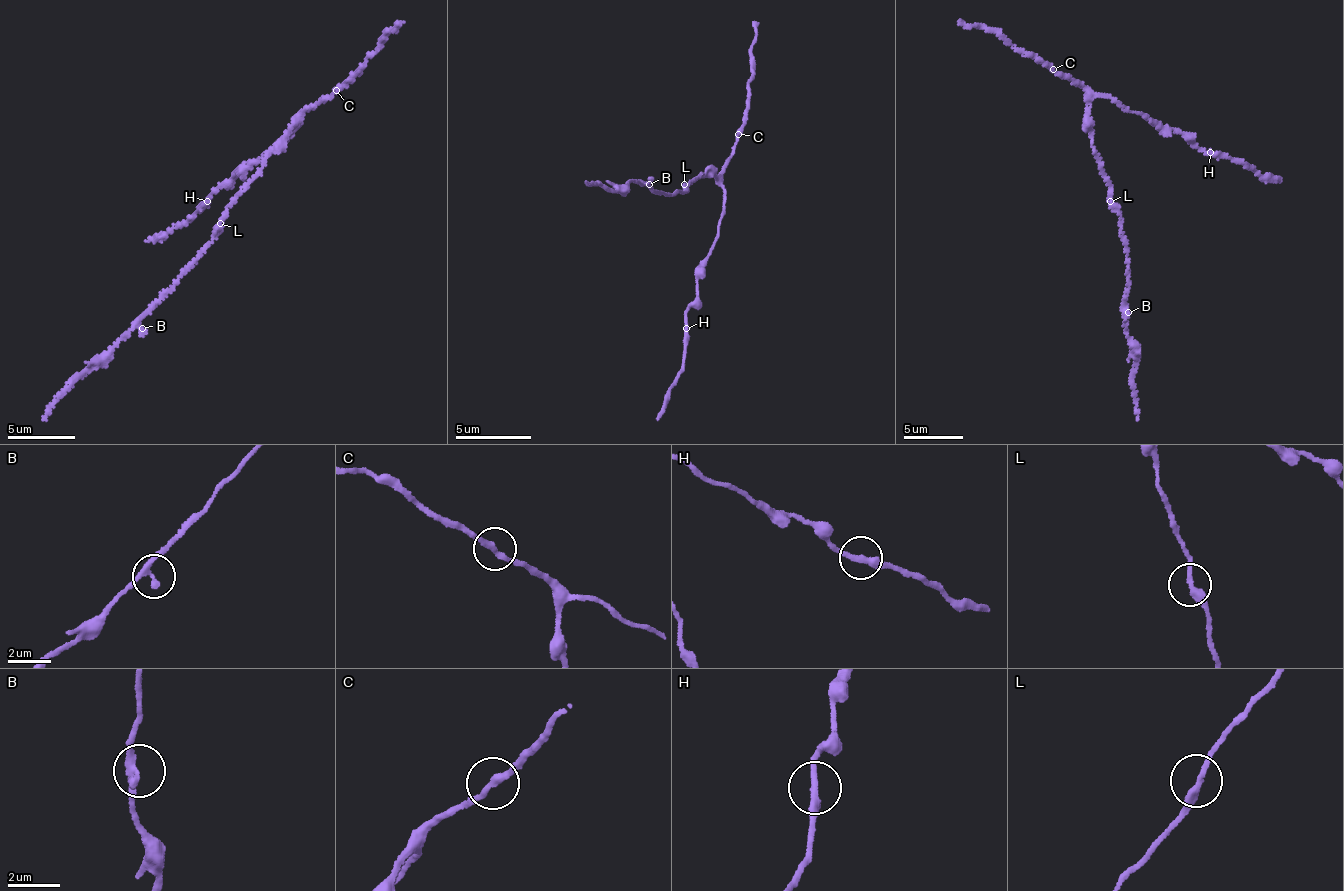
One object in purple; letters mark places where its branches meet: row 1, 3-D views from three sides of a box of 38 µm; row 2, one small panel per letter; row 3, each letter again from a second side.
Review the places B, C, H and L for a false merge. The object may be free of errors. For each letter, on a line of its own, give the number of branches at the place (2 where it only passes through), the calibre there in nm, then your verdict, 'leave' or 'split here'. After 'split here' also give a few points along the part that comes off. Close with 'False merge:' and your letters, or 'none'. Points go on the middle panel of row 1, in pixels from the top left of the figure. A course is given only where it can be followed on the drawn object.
B: 2 | 280 nm | leave
C: 2 | 260 nm | leave
H: 2 | 280 nm | leave
L: 2 | 280 nm | leave
False merge: none

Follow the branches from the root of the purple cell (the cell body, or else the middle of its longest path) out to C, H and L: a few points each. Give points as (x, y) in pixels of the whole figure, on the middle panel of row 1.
C: (702, 175), (699, 178), (709, 174), (714, 178), (721, 172), (721, 165), (739, 135)
H: (702, 175), (709, 174), (725, 190), (725, 211), (717, 242), (698, 279), (696, 303), (686, 314), (686, 328)
L: (702, 175), (686, 187), (688, 184), (684, 184)

